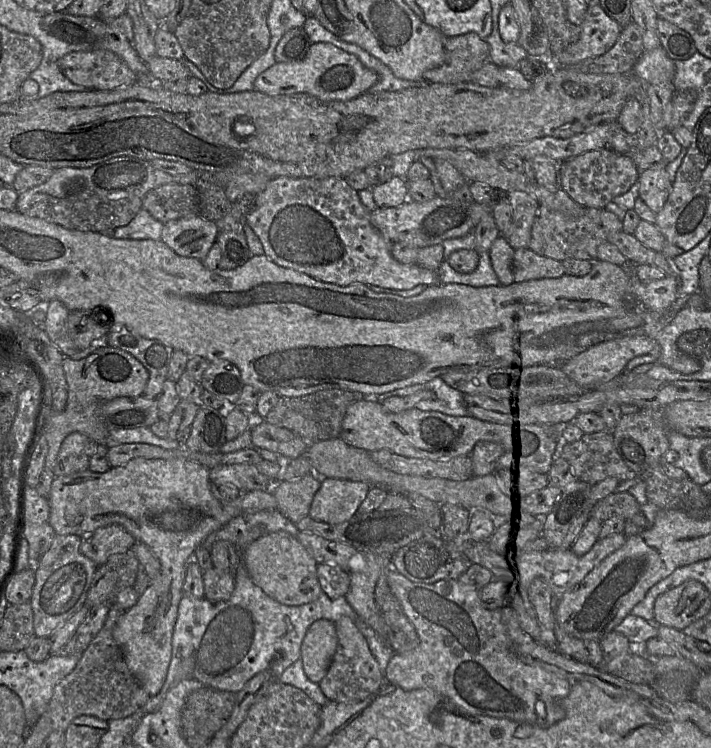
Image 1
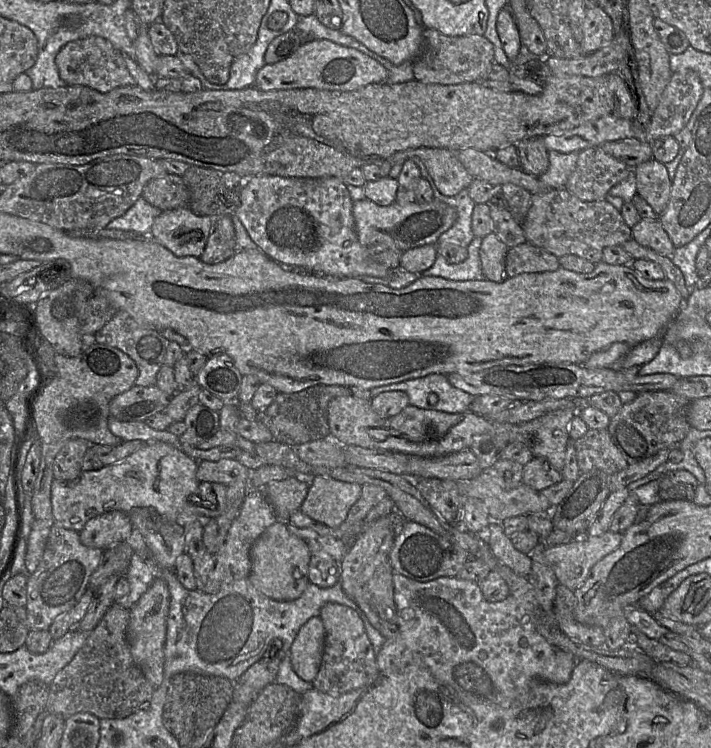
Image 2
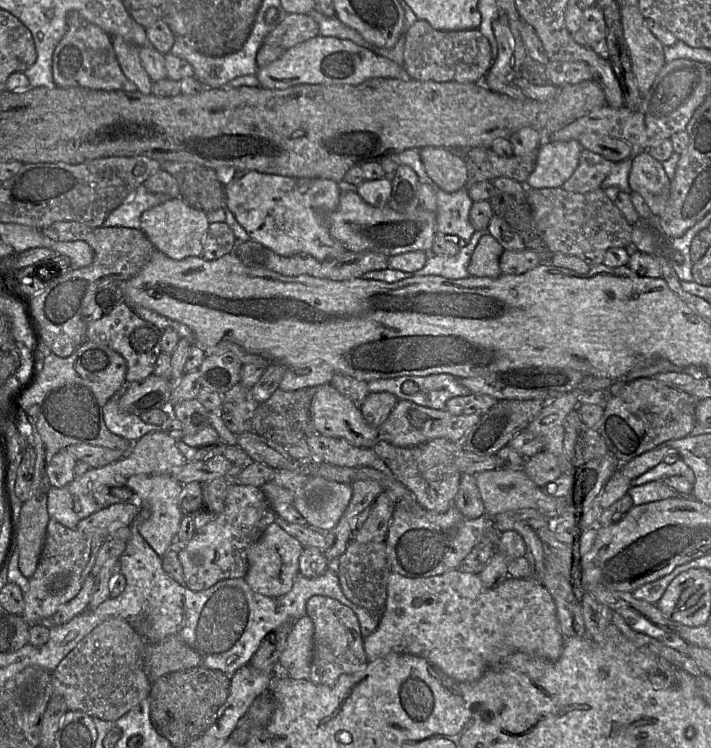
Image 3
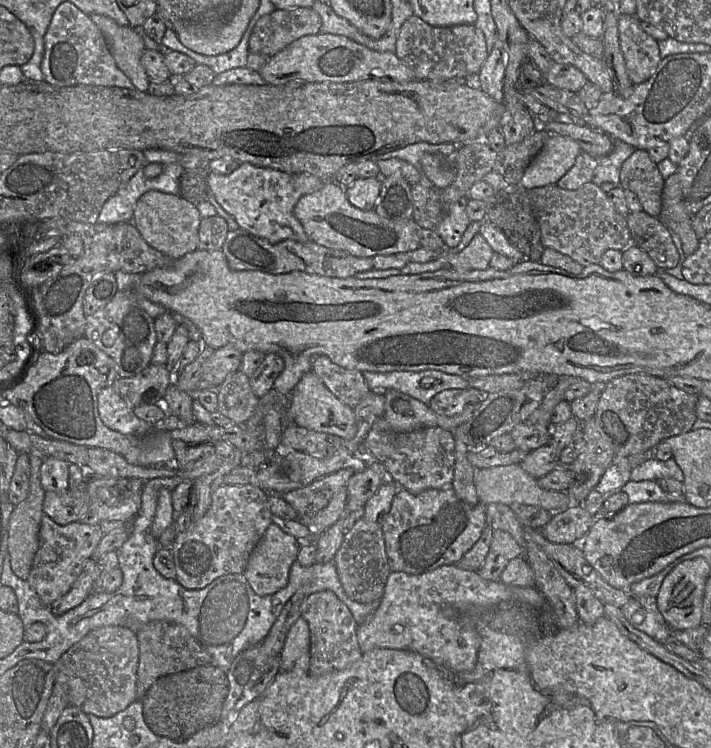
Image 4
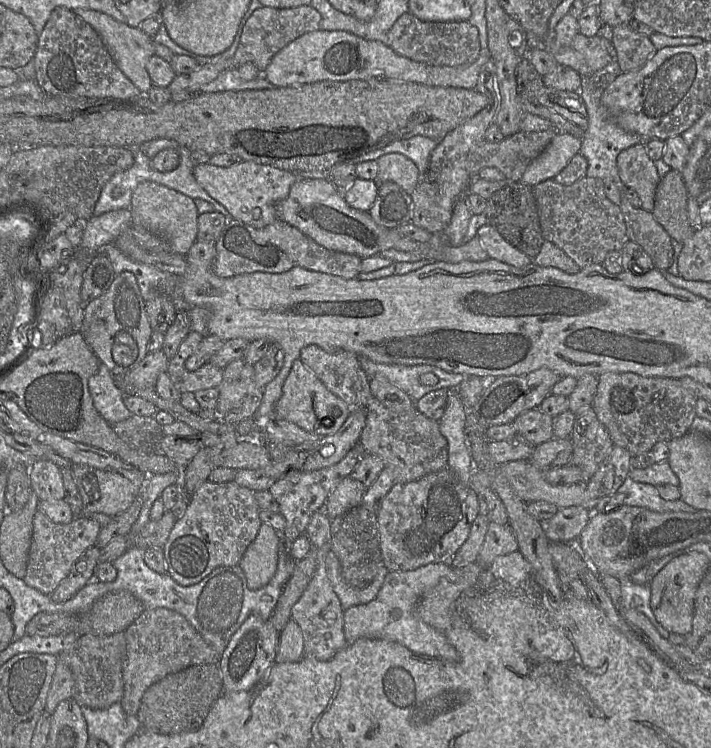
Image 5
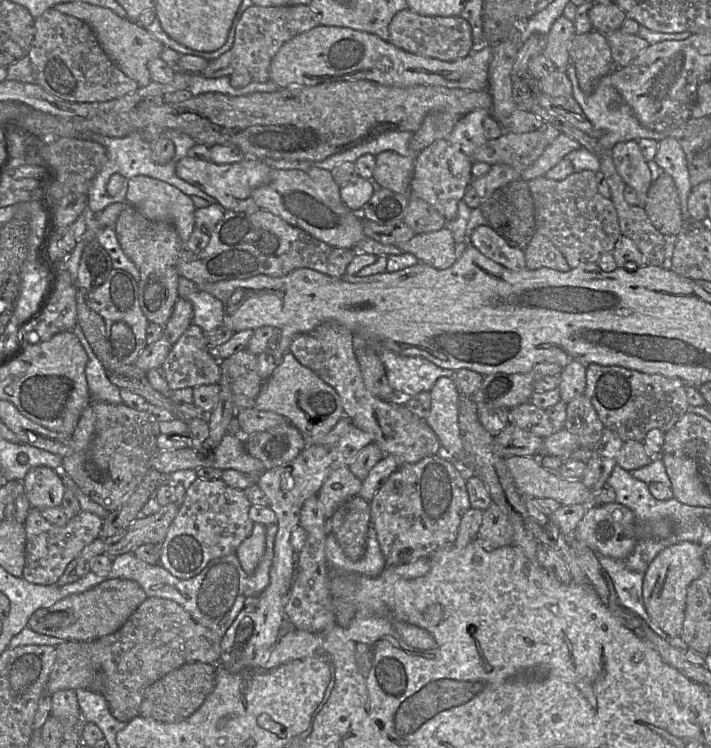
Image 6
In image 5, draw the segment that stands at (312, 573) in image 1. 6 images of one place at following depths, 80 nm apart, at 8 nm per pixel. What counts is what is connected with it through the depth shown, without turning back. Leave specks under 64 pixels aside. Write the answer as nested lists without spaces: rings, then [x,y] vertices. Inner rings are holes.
[[[262,523],[239,563],[251,590],[264,587],[276,574],[281,543],[281,535],[269,524]]]

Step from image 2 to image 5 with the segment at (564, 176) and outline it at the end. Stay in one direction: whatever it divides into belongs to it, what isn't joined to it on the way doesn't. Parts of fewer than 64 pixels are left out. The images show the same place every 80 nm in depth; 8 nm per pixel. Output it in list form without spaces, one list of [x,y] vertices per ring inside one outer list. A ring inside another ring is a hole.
[[[557,133],[545,150],[524,171],[521,182],[532,187],[553,179],[580,151],[581,136]]]

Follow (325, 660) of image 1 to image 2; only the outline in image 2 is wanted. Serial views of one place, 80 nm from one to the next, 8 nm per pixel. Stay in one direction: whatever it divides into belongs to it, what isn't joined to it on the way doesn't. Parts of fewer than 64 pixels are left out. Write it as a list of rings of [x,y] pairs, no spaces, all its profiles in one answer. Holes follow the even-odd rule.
[[[319,616],[311,617],[301,626],[288,656],[294,672],[304,681],[312,682],[321,665],[325,629]]]

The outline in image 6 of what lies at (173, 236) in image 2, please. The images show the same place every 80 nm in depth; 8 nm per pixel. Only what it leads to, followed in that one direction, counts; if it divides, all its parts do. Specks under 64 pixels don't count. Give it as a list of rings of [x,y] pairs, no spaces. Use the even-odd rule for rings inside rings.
[[[143,175],[131,178],[128,181],[126,203],[149,220],[173,225],[182,244],[188,241],[195,228],[194,212],[196,208],[191,198],[166,182]]]

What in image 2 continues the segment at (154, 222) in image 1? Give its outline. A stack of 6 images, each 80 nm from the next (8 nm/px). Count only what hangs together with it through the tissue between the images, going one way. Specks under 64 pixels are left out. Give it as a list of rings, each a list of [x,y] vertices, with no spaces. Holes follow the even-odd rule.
[[[142,196],[122,215],[107,225],[110,229],[131,231],[141,236],[149,236],[155,218],[161,210],[148,203]]]

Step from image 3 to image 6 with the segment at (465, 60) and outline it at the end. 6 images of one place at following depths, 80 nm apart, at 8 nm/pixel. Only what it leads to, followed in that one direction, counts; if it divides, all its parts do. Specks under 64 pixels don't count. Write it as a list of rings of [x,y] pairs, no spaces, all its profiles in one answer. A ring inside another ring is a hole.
[[[409,8],[393,16],[389,24],[389,42],[407,52],[443,61],[465,58],[474,51],[471,26],[461,16],[423,16]]]

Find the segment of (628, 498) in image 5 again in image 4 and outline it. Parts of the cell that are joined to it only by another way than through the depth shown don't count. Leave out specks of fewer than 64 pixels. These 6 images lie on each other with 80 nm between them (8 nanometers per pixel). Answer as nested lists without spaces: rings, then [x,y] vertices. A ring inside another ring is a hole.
[[[630,479],[623,487],[619,489],[619,491],[628,495],[629,504],[646,502],[685,502],[683,493],[674,494],[665,492],[656,480],[635,482]]]

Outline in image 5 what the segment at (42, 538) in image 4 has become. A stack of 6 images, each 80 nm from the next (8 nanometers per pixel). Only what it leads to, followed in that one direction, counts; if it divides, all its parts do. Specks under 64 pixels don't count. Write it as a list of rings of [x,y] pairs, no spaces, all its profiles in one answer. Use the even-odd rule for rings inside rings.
[[[38,510],[33,519],[32,542],[24,581],[40,592],[51,595],[81,555],[95,545],[100,529],[99,522],[88,516],[75,517],[67,524],[56,524]]]

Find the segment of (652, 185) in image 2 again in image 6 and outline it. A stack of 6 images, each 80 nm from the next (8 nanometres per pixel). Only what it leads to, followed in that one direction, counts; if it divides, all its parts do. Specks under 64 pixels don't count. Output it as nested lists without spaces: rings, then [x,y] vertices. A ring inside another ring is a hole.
[[[631,140],[617,143],[611,150],[611,157],[619,175],[636,191],[640,206],[643,207],[654,179],[638,142]]]

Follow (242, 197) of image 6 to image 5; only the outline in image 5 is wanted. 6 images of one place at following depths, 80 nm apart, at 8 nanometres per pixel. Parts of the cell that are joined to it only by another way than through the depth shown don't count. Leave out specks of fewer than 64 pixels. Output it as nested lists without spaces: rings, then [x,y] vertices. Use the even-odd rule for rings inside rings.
[[[246,160],[229,167],[215,166],[208,162],[198,164],[193,167],[193,176],[233,219],[255,228],[263,228],[278,220],[276,204],[288,196],[292,185],[301,178],[290,171]]]

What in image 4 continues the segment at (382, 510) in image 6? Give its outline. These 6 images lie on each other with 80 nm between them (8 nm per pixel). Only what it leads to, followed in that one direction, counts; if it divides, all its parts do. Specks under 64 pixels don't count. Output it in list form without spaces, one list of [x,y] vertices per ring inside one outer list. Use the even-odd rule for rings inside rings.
[[[452,486],[441,489],[427,489],[419,494],[398,488],[393,497],[391,508],[382,522],[389,569],[391,572],[422,574],[443,565],[457,564],[480,538],[485,526],[485,505],[481,502],[476,505],[465,503],[456,495]]]

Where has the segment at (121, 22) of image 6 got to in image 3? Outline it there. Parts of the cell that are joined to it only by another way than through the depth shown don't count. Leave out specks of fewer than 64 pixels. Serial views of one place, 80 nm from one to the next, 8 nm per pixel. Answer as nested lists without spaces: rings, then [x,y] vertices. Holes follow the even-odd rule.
[[[119,36],[111,37],[111,41],[117,60],[125,76],[135,83],[137,91],[143,94],[150,94],[152,80],[141,63],[139,47],[133,42]]]

